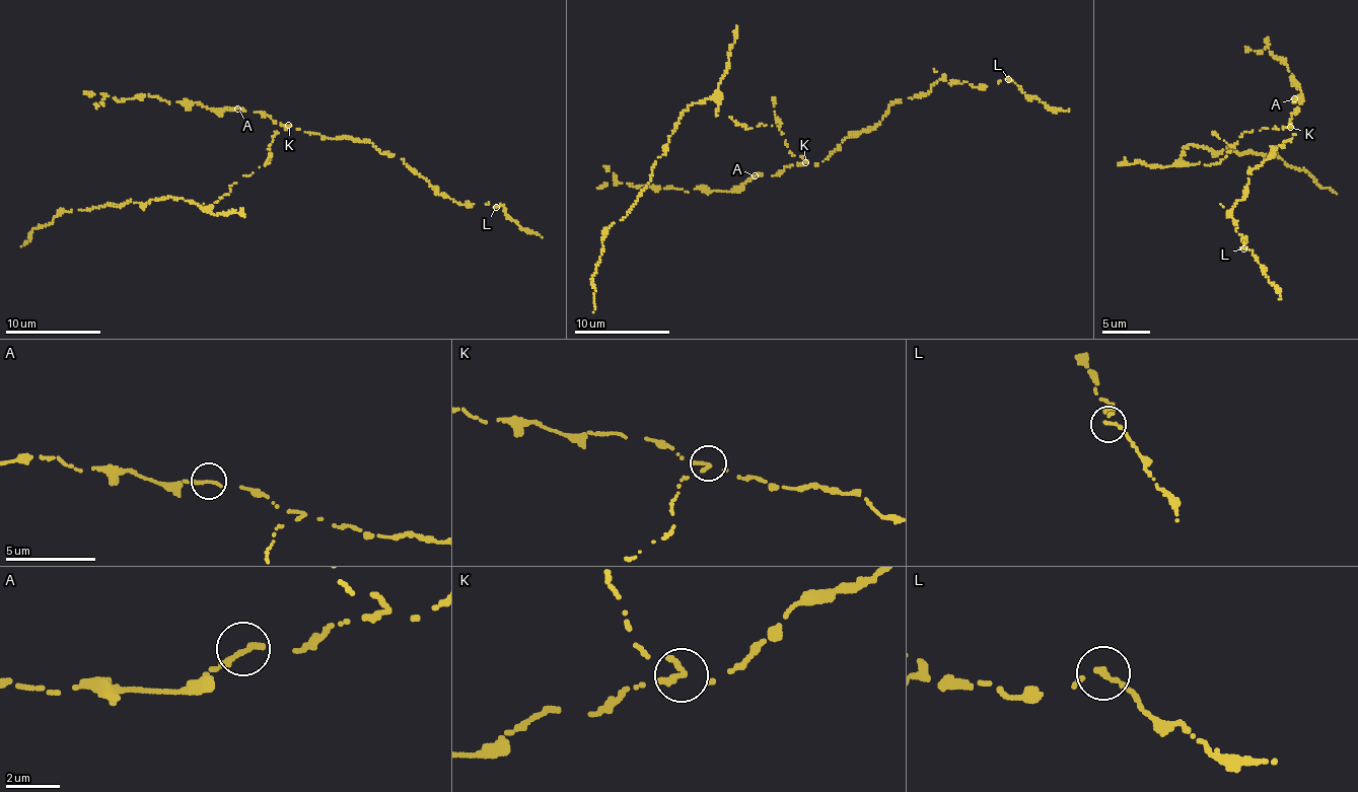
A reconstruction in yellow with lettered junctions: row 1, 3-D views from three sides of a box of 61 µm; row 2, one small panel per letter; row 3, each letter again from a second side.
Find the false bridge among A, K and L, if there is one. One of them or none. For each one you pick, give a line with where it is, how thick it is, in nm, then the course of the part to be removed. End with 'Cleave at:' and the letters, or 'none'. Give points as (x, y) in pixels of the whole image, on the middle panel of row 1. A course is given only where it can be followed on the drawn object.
K: Place: (805, 162). Thickness 280 nm. Course of the part to remove: (805, 163), (781, 123), (747, 129), (708, 98), (690, 105), (637, 201), (610, 228), (593, 312)
Cleave at: K

